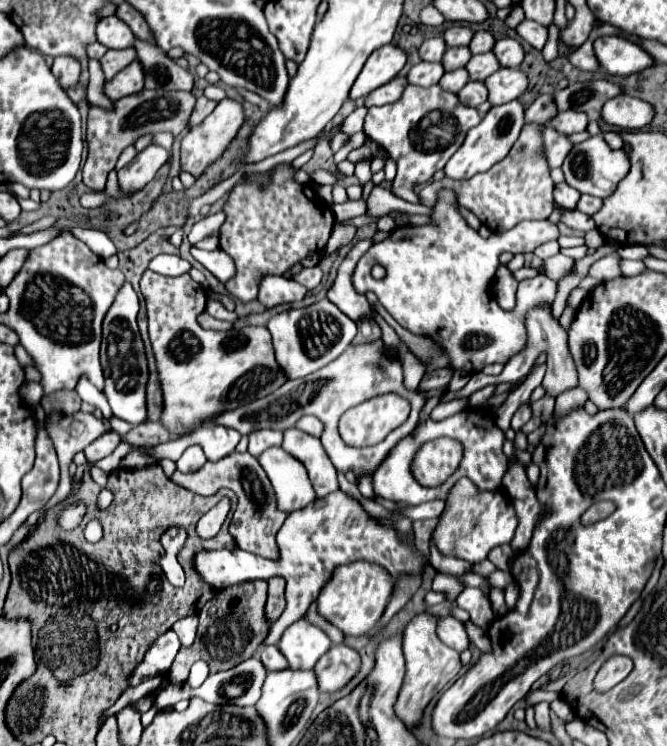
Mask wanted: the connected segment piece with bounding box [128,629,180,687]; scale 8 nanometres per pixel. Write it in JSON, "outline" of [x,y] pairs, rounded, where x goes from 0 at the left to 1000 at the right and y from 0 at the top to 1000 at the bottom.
{"outline":[[[255,843],[252,849],[240,851],[219,873],[216,883],[201,894],[201,899],[192,908],[192,921],[204,921],[210,918],[216,910],[225,908],[237,908],[243,905],[243,899],[252,899],[258,891],[258,883],[264,881],[270,870],[270,859],[267,851]]]}

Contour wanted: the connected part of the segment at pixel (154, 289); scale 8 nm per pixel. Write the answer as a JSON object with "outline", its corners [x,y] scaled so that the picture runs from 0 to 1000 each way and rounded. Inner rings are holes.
{"outline":[[[219,363],[210,387],[222,412],[225,457],[246,524],[243,567],[255,578],[279,583],[297,572],[303,559],[393,535],[432,511],[411,481],[399,438],[309,444],[297,436],[294,425],[309,412],[309,390],[285,369],[246,371]]]}

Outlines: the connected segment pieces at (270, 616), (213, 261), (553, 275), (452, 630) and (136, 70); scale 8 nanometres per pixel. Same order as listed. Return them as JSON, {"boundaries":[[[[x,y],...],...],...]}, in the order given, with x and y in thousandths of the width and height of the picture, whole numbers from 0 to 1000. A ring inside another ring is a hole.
{"boundaries":[[[[402,803],[399,806],[399,830],[402,835],[411,835],[429,814],[429,803]]],[[[288,331],[288,345],[294,350],[300,350],[330,377],[342,377],[342,374],[348,374],[354,369],[354,355],[351,355],[348,345],[342,345],[333,334],[303,336],[297,331]]],[[[837,339],[837,342],[825,345],[825,347],[819,347],[816,355],[813,355],[813,361],[816,361],[816,366],[819,366],[825,374],[837,377],[837,374],[843,374],[843,371],[849,371],[849,369],[858,366],[861,350],[855,350],[852,345],[846,345],[846,342]]],[[[657,827],[654,849],[657,849],[660,859],[669,862],[672,867],[678,867],[684,873],[702,870],[702,851],[699,851],[696,835],[690,835],[687,830],[681,830],[681,827]]],[[[201,82],[189,92],[183,92],[171,106],[156,109],[156,127],[165,135],[177,135],[198,125],[207,125],[213,119],[213,109],[216,109],[213,87],[207,87],[207,82]]]]}

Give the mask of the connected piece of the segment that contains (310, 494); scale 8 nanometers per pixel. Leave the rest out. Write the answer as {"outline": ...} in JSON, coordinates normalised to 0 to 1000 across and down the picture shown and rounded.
{"outline":[[[423,599],[399,602],[387,618],[408,647],[414,680],[420,685],[438,688],[474,669],[471,655],[465,655],[459,629],[453,629],[453,623],[447,623],[447,618],[441,618],[441,613],[435,613]]]}

